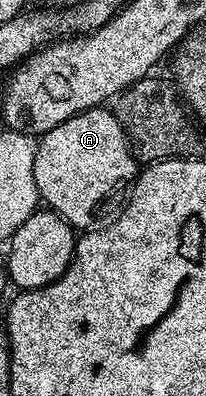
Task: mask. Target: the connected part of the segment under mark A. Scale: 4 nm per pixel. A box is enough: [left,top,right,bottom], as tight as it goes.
[33,106,137,229]

